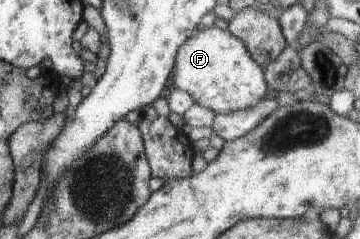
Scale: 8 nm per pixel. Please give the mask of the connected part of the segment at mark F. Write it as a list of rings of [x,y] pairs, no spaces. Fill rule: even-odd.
[[[215,26],[196,30],[179,48],[171,72],[172,87],[193,96],[194,104],[213,110],[216,114],[229,114],[257,106],[269,92],[264,68],[249,56],[245,43],[227,29]]]

